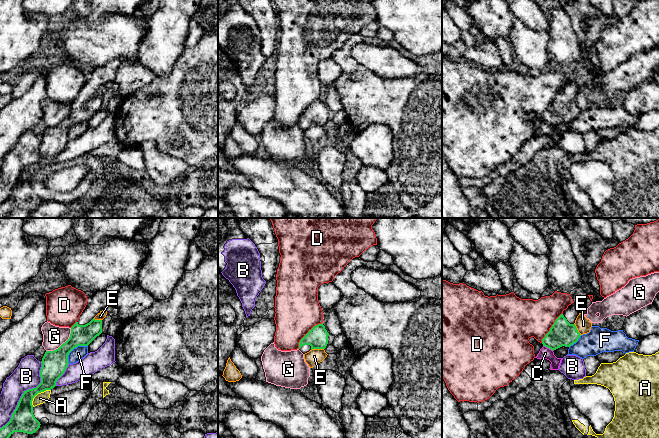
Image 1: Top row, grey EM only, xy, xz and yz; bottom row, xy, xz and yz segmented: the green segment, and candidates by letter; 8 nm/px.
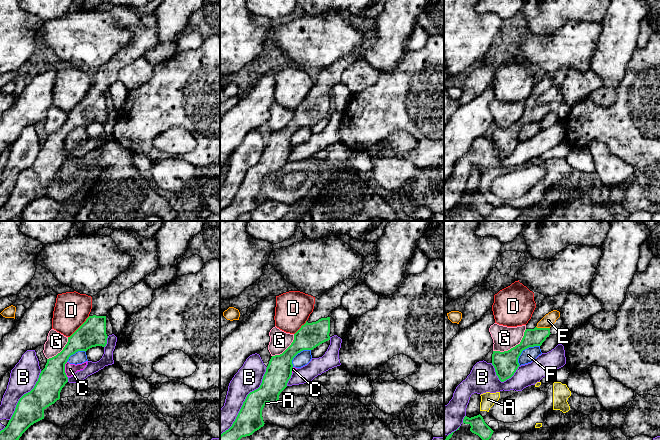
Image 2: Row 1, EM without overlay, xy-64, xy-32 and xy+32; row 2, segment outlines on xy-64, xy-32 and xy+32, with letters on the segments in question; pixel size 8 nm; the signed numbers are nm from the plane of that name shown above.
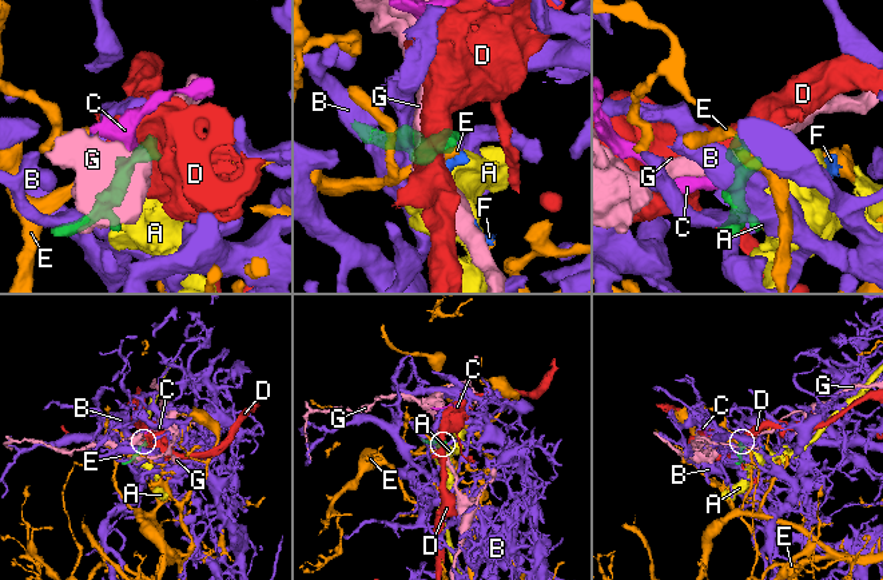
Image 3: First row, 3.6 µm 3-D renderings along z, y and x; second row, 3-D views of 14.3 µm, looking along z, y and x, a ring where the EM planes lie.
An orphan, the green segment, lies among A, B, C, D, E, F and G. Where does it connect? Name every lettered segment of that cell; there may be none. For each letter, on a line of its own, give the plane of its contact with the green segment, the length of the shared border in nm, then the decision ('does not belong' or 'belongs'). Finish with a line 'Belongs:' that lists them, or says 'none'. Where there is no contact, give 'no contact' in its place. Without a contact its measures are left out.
A: xy | 200 nm | does not belong
B: xy | 650 nm | does not belong
C: yz | 100 nm | does not belong
D: xz | 300 nm | does not belong
E: xz | 110 nm | does not belong
F: xy | 220 nm | does not belong
G: xy | 280 nm | does not belong
Belongs: none

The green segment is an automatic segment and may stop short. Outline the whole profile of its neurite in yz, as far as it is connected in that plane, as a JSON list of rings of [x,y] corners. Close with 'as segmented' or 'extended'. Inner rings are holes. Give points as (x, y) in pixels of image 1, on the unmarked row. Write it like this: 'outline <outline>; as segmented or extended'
outline [[[575,79],[569,81],[542,115],[543,122],[554,127],[562,122],[570,123],[576,119],[581,112],[574,100],[578,91]]]; extended

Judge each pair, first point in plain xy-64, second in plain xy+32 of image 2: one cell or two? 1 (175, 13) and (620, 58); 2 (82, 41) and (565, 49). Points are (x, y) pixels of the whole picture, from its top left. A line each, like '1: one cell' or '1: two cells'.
1: one cell
2: one cell

